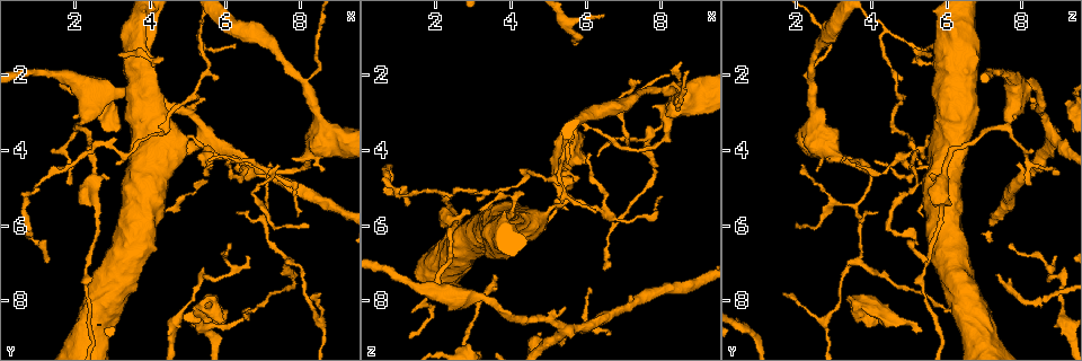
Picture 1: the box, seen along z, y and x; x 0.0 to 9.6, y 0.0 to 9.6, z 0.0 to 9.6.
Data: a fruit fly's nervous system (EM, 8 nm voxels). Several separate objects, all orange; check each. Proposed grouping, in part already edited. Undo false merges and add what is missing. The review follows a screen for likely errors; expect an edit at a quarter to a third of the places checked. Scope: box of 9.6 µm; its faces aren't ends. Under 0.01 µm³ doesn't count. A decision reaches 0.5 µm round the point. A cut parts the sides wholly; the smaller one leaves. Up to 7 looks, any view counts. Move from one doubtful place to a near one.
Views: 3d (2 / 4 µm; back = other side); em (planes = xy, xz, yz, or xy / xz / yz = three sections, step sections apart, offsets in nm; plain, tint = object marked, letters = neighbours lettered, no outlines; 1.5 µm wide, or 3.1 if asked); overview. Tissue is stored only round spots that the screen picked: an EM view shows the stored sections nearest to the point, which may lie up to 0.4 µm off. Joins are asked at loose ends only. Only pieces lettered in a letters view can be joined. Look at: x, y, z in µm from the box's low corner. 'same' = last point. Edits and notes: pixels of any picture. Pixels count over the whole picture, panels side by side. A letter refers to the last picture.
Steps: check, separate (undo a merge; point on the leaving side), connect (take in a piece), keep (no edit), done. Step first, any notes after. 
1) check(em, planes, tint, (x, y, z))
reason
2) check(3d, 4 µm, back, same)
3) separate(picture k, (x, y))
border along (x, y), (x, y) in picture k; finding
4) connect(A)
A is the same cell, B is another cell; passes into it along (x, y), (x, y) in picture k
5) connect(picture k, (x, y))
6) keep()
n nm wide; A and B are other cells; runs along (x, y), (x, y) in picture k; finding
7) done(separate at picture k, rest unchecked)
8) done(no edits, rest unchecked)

check(em, yz, step 4, letters, (5.90, 8.65, 4.05))
branch stops here

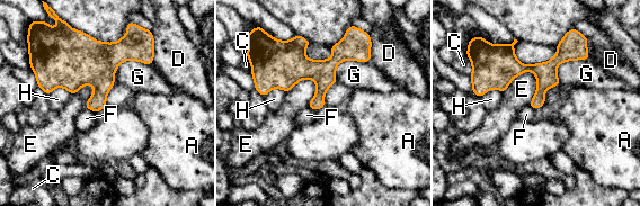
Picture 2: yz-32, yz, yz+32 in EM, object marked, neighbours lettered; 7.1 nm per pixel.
check(em, planes, letters, same)

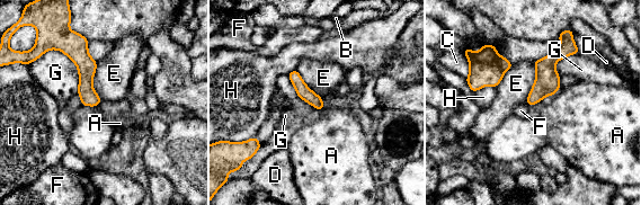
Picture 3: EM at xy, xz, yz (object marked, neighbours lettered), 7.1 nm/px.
keep()
A, B, C, D, E, F, G and H are other cells; no lettered piece goes on from it

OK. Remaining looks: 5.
check(em, xz, step 8, tint, (2.55, 5.45, 5.85))
calibre changes

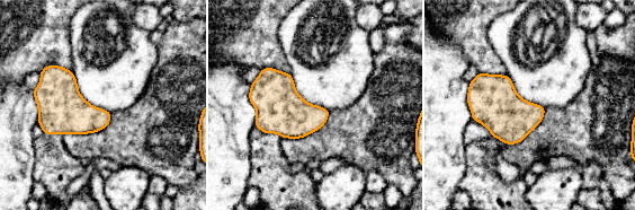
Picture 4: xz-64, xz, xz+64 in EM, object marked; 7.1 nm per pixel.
check(em, planes, letters, same)
another direction

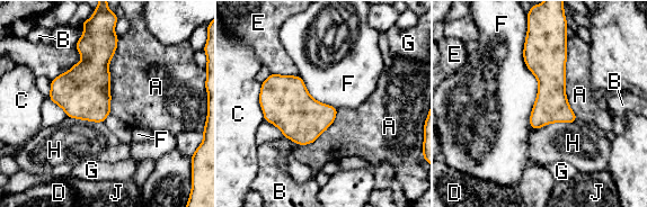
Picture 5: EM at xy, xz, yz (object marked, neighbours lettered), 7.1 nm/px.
keep()
50 nm wide; A, B, C, D, E, F, G, H and J are other cells; all the same neuron

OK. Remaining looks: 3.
check(em, planes, letters, (2.00, 3.45, 7.55))
three arms meet

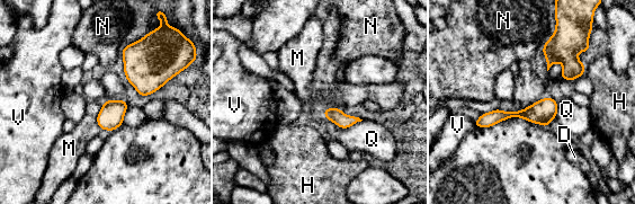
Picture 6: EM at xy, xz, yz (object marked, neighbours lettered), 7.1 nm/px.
keep()
D, H, M, N, Q and V are other cells; border along (104, 104), (97, 117), (99, 129) in picture 6; continuous, no second neuron

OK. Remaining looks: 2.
done(no edits, rest unchecked)

